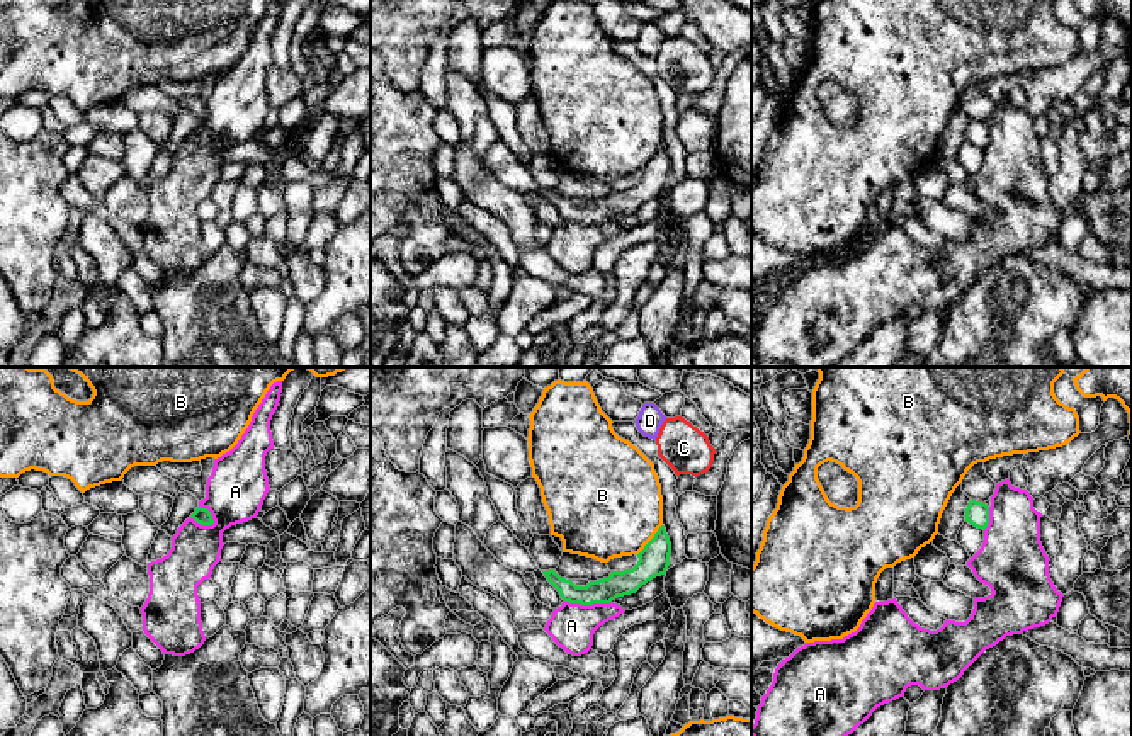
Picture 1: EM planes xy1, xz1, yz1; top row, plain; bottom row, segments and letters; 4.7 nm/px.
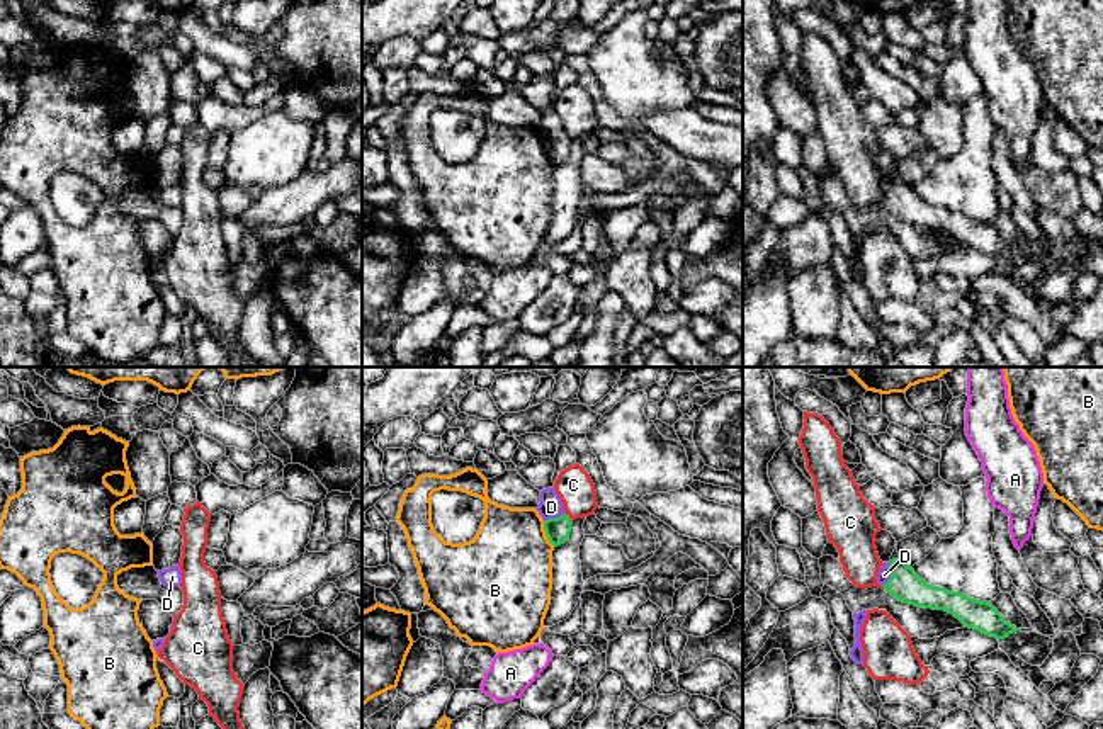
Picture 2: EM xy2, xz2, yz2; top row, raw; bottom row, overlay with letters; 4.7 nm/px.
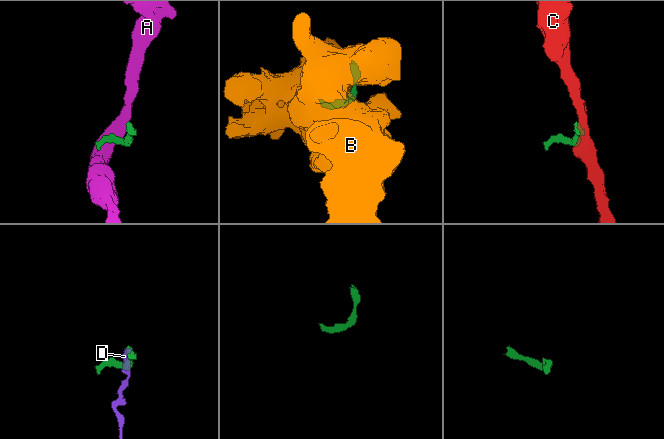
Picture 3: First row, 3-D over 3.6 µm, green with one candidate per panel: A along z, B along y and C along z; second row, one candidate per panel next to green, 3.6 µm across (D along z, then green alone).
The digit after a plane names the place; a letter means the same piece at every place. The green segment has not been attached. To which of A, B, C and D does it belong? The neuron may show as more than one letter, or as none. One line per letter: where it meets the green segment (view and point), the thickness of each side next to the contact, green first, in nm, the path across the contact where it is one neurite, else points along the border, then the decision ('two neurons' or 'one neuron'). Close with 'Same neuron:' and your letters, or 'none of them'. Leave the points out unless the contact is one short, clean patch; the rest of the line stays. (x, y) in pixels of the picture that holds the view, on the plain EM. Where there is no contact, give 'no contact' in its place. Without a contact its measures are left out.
A: meets green in xy1 at (203, 143); 80 nm thick on the green side, 280 nm on the other; border along xy1 (189, 138), (199, 143), (215, 141); two neurons
B: meets green in xz1 at (651, 158); 140 nm thick on the green side, 480 nm on the other; two neurons
C: meets green in xz2 at (568, 136); 120 nm thick on the green side, 170 nm on the other; border along xz2 (565, 133), (571, 140); two neurons
D: meets green in yz2 at (891, 194); 150 nm thick on the green side, 60 nm on the other; runs through yz2 (905, 203), (891, 194), (884, 194); one neuron
Same neuron: D

